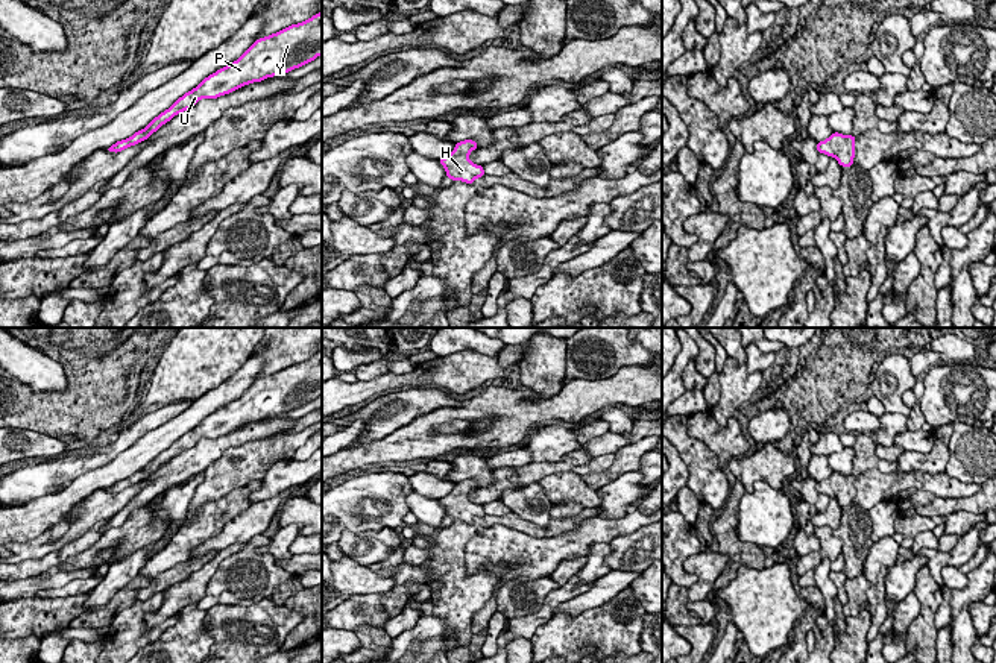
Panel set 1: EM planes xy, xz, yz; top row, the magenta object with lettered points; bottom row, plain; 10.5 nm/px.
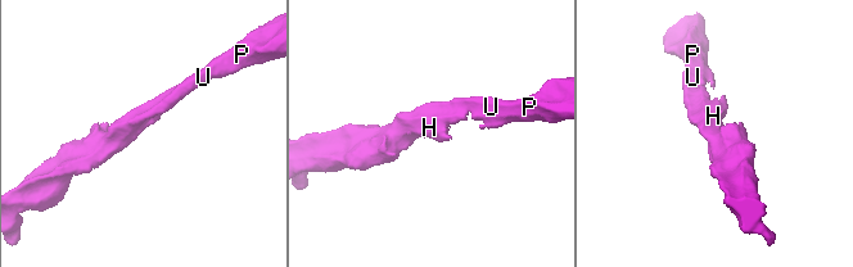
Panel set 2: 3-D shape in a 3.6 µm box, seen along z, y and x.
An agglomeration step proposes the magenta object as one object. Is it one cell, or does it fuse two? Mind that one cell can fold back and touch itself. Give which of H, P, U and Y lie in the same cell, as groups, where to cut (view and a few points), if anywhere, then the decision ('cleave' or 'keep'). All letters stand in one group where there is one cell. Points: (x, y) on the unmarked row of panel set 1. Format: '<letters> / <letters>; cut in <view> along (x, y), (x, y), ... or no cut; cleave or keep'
H P U Y; no cut; keep

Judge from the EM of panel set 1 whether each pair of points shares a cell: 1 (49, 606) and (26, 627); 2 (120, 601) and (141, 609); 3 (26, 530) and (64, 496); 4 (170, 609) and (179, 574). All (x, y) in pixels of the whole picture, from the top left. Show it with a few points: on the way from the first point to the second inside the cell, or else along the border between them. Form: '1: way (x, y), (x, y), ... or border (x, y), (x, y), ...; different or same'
1: way (43, 612), (32, 621); same
2: border (135, 600), (117, 613); different
3: way (35, 521), (55, 505); same
4: border (207, 563), (163, 590); different

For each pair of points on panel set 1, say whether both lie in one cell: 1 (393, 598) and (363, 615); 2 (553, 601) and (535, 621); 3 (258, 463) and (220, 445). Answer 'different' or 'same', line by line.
1: different
2: same
3: different

